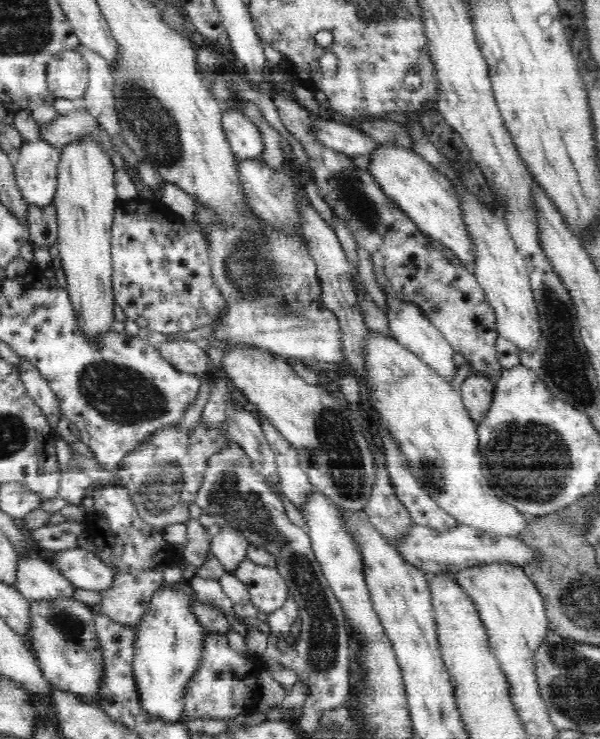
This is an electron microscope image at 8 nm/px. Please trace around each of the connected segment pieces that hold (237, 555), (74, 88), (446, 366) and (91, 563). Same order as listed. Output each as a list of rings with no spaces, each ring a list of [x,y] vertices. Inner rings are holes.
[[[220,520],[221,531],[213,536],[210,550],[220,561],[226,573],[234,574],[238,570],[238,564],[246,559],[249,542],[247,538],[228,521]]]
[[[76,49],[64,50],[46,66],[46,81],[54,98],[82,98],[88,88],[88,65]]]
[[[386,296],[386,303],[389,307],[386,317],[388,317],[388,325],[390,325],[393,338],[410,352],[417,354],[429,368],[452,384],[457,374],[457,367],[452,359],[455,352],[445,336],[429,321],[429,318],[425,317],[418,306],[401,300],[391,300],[389,296]]]
[[[81,547],[56,552],[56,568],[75,587],[84,590],[108,590],[114,584],[114,573],[94,552]]]

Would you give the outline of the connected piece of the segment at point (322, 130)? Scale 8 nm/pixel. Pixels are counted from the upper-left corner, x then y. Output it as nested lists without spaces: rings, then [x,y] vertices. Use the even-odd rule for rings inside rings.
[[[314,118],[316,139],[326,147],[346,155],[370,155],[382,143],[376,142],[370,135],[352,127],[349,123]]]

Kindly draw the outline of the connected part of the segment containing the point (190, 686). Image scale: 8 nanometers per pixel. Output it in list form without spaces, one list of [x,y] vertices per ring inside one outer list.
[[[206,632],[201,652],[202,664],[185,686],[185,701],[180,721],[192,722],[198,718],[230,719],[238,714],[256,710],[261,696],[258,678],[262,669],[257,659],[253,656],[244,656],[231,648],[228,639],[220,633]]]

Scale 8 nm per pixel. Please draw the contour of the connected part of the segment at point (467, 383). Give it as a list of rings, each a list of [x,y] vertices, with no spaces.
[[[469,374],[469,376],[460,384],[458,390],[461,392],[461,398],[468,412],[468,415],[477,424],[480,424],[493,402],[495,392],[495,382],[483,374]]]

